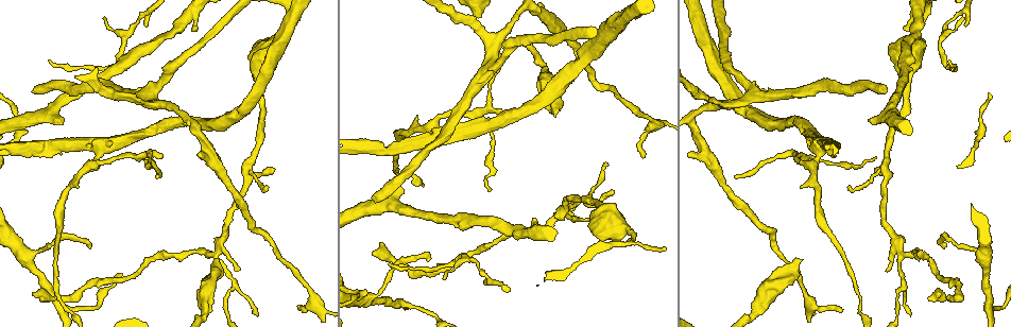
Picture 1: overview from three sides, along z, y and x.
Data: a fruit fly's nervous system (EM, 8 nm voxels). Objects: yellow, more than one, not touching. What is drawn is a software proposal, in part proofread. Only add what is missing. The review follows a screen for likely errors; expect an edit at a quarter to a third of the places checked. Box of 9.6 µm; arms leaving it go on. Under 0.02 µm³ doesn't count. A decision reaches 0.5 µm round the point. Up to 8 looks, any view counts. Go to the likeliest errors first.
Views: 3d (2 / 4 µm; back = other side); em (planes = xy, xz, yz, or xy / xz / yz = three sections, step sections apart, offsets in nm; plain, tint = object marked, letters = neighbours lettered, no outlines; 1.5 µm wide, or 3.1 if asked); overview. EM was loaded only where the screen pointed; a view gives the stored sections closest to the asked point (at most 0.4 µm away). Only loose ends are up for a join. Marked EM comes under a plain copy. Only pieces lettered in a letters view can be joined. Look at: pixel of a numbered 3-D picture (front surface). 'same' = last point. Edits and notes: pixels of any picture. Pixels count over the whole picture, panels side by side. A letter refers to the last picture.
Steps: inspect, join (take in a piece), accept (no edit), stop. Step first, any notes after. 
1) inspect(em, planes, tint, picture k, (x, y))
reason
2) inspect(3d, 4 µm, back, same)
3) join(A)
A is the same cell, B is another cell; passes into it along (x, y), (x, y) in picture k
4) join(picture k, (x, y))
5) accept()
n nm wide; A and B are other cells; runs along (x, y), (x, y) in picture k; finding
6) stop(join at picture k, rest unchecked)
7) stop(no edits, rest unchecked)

inspect(em, xy, step 4, letters, picture 1, (801, 260))
an open end

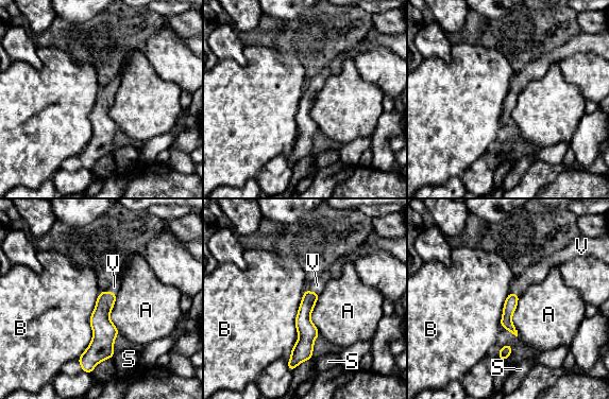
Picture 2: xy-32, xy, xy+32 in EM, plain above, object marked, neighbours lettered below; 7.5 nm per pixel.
inspect(em, planes, letters, same)

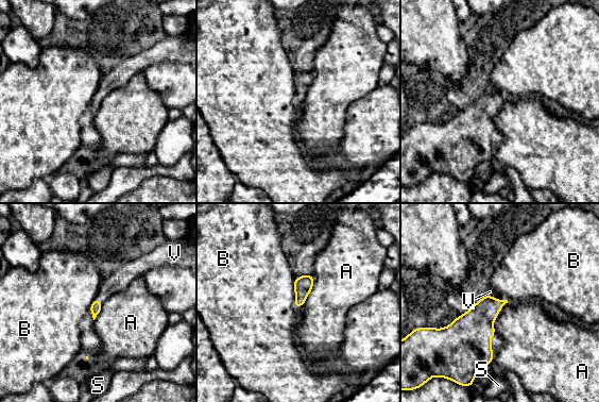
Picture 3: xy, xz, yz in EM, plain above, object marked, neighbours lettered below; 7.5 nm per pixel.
join(V)
V is the same cell, A, B and S are other cells; passes into it along (476, 325), (497, 300), (490, 291) in picture 3; the neuron continues

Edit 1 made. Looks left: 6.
inspect(overview)

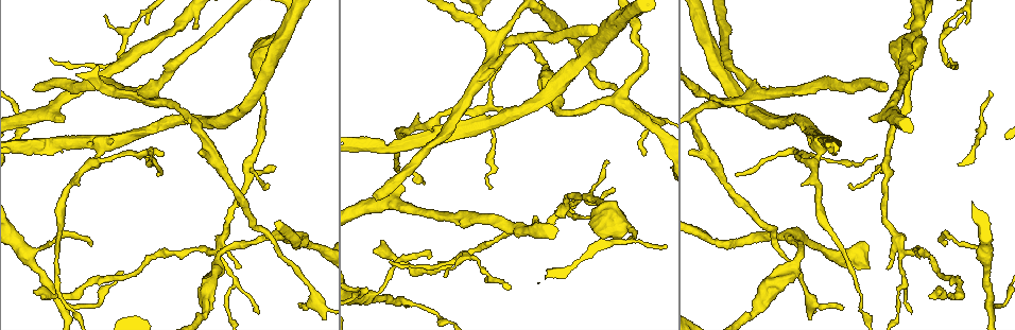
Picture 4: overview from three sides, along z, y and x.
inspect(em, xz, step 8, letters, picture 4, (881, 88))
long arm stops here

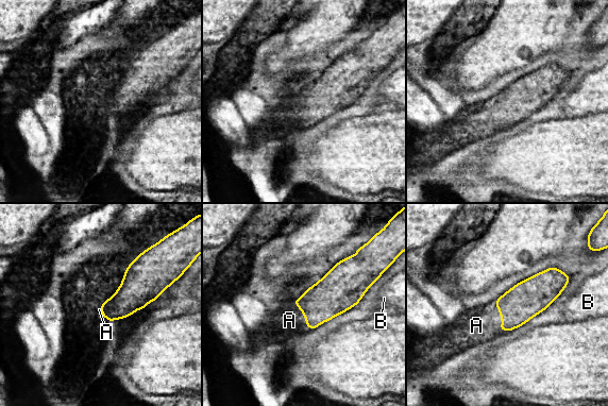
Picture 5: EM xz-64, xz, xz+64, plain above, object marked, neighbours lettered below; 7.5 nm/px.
join(A)
140 nm wide; A is the same cell, B is another cell; passes into it along (527, 299), (501, 317), (476, 325) in picture 5; the neuron continues

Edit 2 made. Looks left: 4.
inspect(overview)
redraw

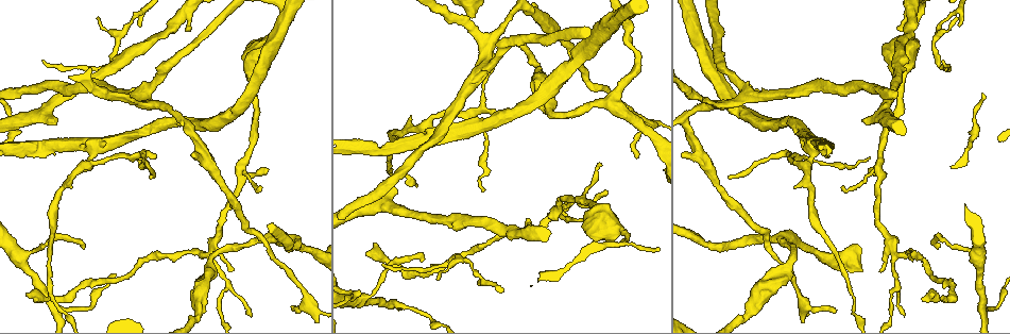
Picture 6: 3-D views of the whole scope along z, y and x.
inspect(em, planes, letters, picture 6, (941, 62))
thin end

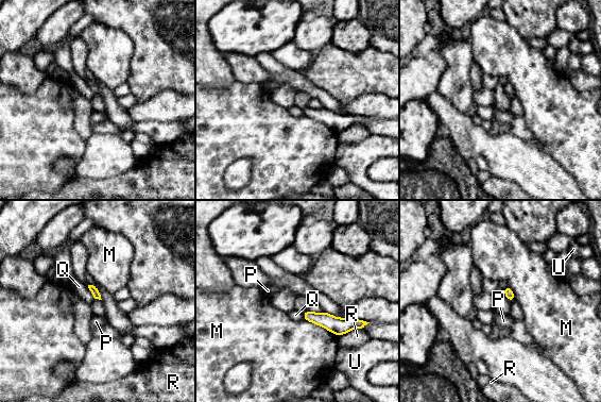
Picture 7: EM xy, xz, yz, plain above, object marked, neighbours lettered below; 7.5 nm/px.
accept()
60 nm wide; M, P, Q, R and U are other cells; runs along (306, 315), (331, 323), (356, 323) in picture 7; none of them fits

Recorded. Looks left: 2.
stop(join at picture 3, join at picture 5, rest unchecked)

